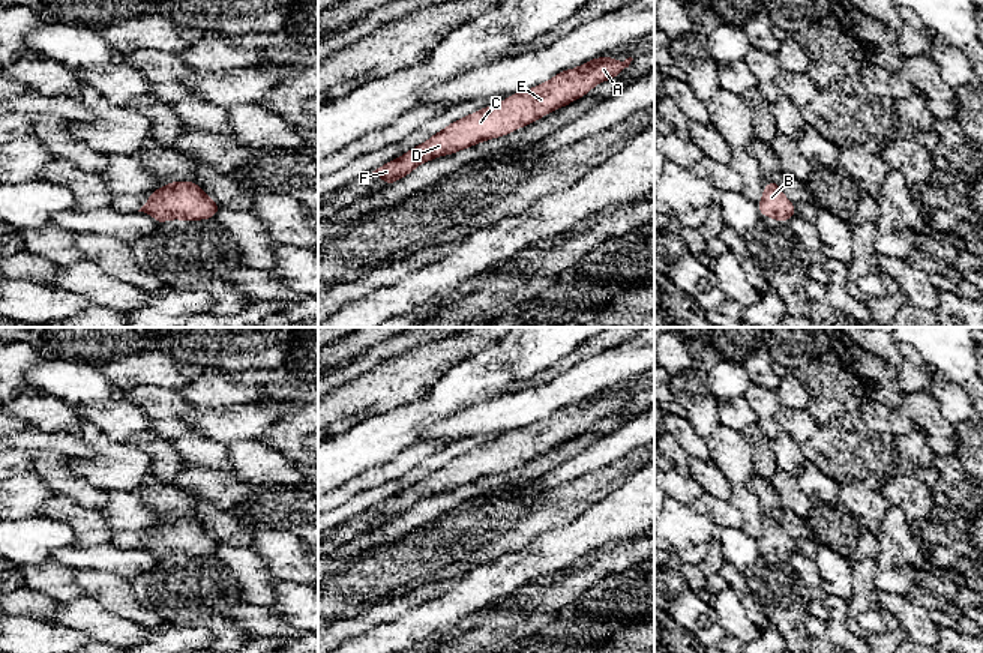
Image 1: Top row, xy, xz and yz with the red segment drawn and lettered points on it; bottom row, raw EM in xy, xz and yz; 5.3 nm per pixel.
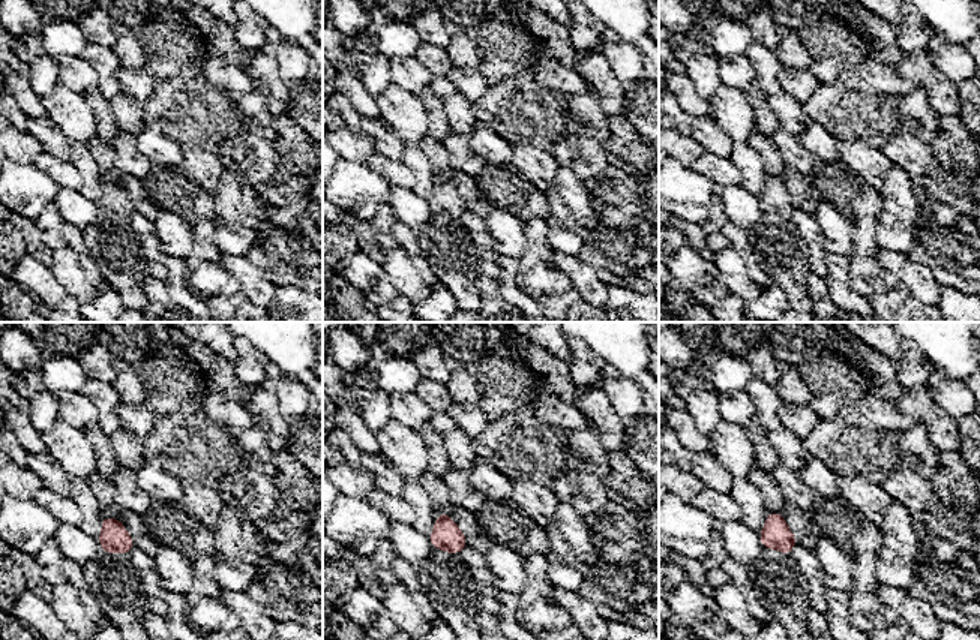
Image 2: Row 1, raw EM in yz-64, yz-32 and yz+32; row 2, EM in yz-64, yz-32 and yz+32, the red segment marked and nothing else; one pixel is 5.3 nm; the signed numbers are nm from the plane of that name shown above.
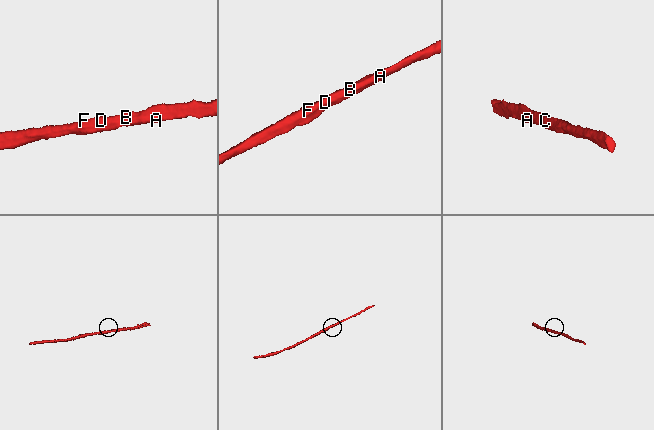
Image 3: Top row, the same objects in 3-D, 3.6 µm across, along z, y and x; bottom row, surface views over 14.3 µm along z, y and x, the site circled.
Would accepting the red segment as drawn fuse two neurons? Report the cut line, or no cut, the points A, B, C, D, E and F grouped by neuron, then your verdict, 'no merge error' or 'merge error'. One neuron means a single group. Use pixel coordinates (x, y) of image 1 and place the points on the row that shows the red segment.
no cut | A B C D E F | no merge error

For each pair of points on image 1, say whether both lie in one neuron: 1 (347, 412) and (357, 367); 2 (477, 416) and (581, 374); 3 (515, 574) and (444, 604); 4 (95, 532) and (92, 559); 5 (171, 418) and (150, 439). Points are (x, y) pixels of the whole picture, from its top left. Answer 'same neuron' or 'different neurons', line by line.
1: different neurons
2: same neuron
3: same neuron
4: different neurons
5: different neurons

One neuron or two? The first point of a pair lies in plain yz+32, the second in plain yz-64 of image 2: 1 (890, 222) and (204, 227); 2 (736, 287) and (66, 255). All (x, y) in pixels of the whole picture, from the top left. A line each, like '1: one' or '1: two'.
1: two
2: one

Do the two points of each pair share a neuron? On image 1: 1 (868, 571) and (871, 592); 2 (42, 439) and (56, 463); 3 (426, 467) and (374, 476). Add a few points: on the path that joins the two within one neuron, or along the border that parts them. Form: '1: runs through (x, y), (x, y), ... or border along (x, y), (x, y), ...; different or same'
1: runs through (868, 575), (868, 587); same
2: border along (30, 451), (54, 451), (69, 458); different
3: border along (428, 457), (378, 487); different

